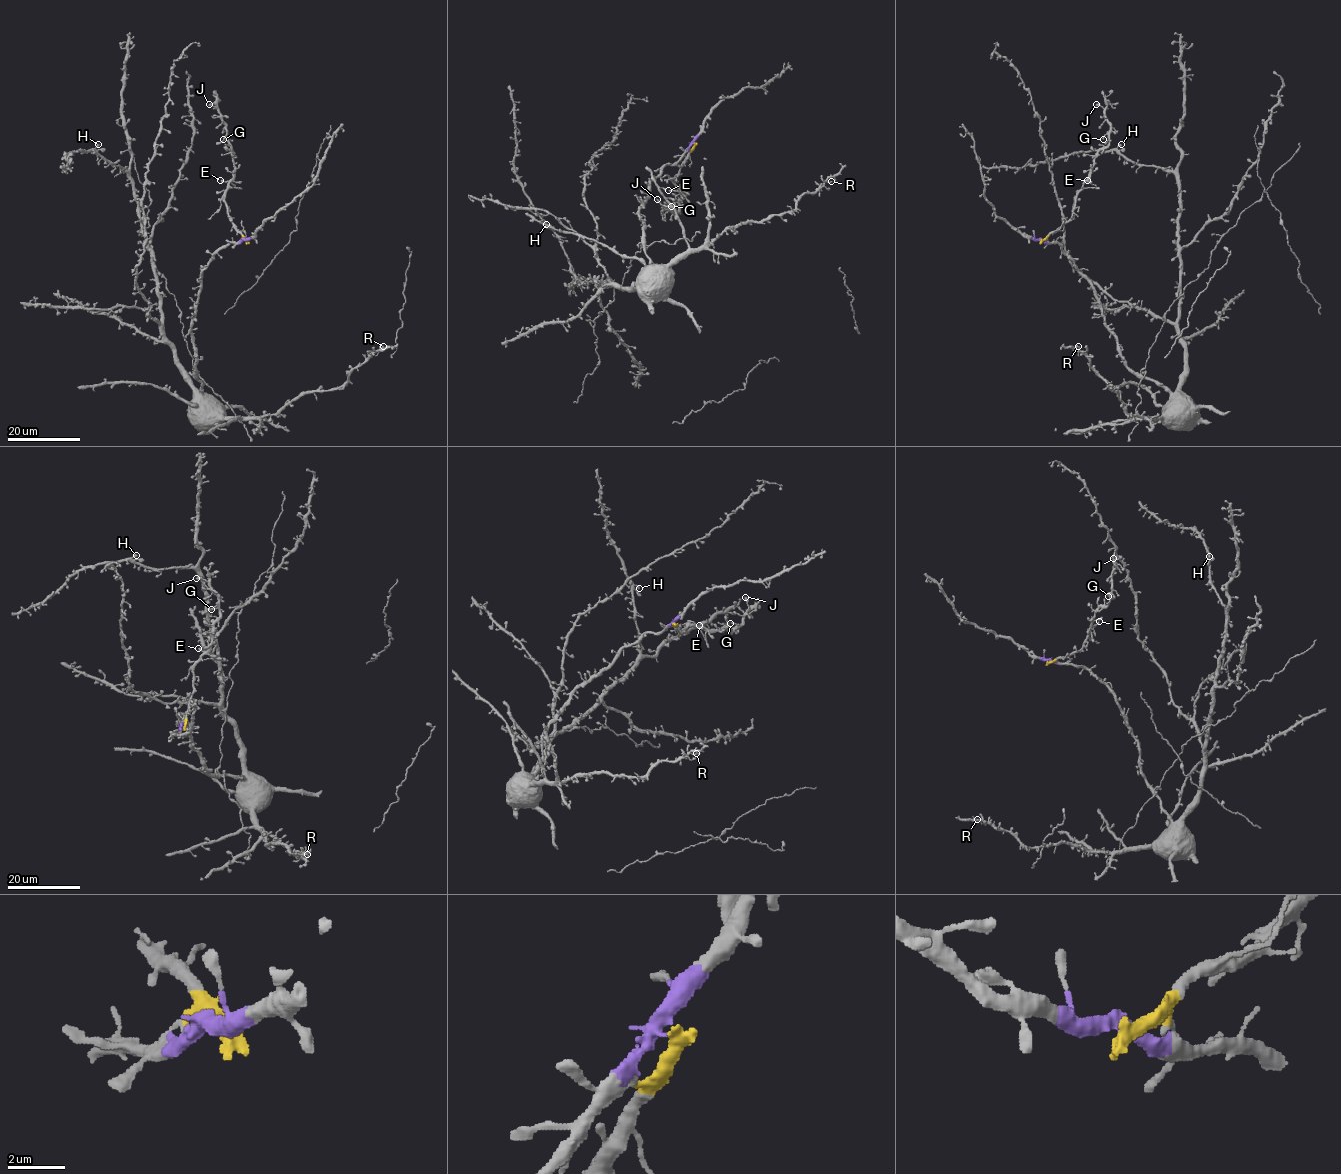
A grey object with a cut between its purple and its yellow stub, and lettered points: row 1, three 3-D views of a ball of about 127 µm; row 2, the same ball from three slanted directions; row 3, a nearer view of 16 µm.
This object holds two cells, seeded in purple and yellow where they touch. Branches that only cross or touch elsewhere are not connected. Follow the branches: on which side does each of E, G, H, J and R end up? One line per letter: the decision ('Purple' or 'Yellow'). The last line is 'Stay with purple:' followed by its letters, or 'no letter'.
E: Yellow
G: Yellow
H: Purple
J: Yellow
R: Purple
Stay with purple: H, R

